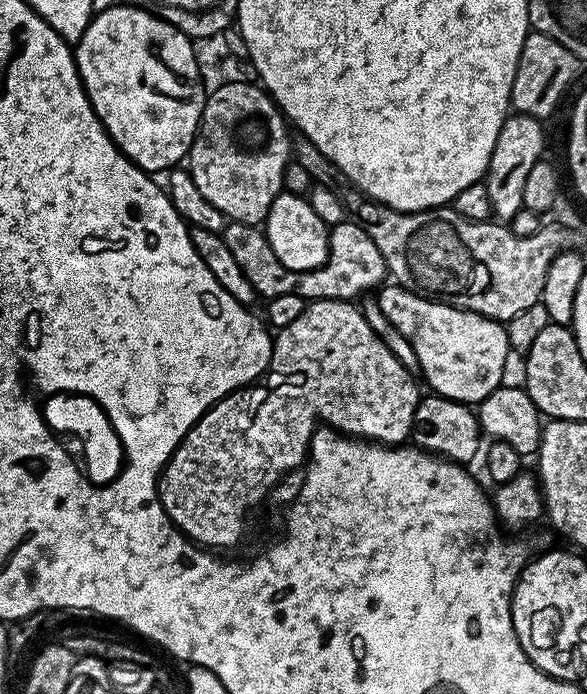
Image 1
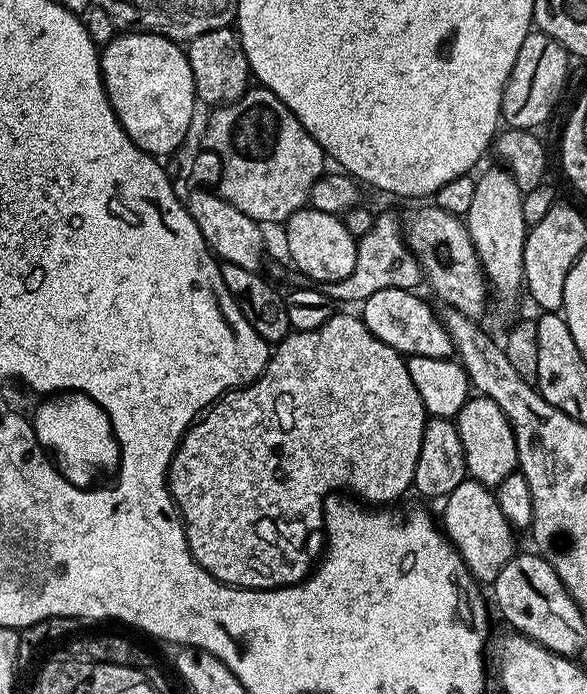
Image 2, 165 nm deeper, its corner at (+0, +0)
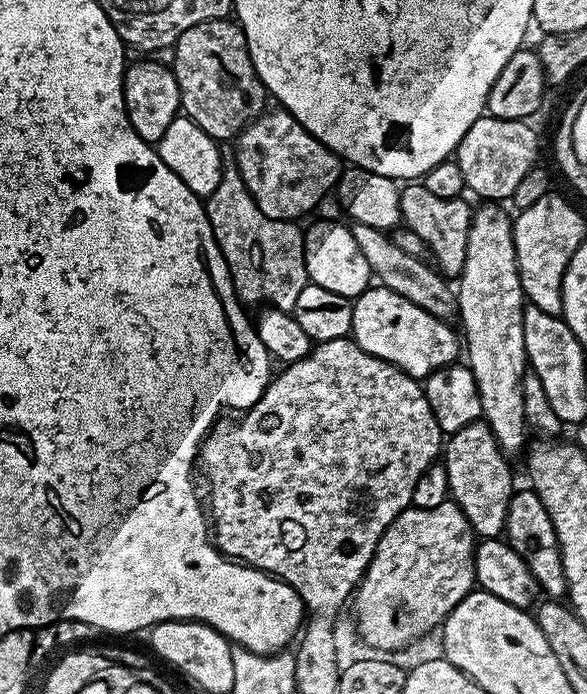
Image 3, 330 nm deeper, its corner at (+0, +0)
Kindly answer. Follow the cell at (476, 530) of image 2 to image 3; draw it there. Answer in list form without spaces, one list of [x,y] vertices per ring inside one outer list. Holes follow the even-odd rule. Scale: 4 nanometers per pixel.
[[[451,498],[444,500],[438,506],[430,506],[429,508],[413,508],[410,506],[402,514],[398,514],[398,518],[394,518],[394,522],[390,522],[390,526],[386,526],[386,534],[382,534],[382,538],[374,550],[374,558],[356,586],[354,593],[354,604],[356,600],[356,628],[360,631],[361,638],[370,647],[377,648],[380,651],[377,653],[392,654],[388,652],[396,652],[399,648],[404,648],[407,644],[414,643],[419,636],[424,636],[427,632],[434,631],[435,628],[437,631],[443,625],[444,619],[454,610],[454,606],[458,606],[458,602],[462,602],[462,598],[466,598],[477,587],[476,571],[474,570],[477,543],[477,537],[473,533],[466,514],[462,514],[460,507]]]

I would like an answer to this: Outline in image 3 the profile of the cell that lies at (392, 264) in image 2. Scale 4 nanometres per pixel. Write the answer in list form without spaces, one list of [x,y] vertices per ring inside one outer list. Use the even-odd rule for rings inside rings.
[[[408,182],[400,188],[400,219],[402,224],[418,234],[429,248],[429,254],[441,276],[445,278],[459,278],[466,266],[466,238],[470,238],[472,225],[473,205],[467,204],[467,199],[455,196],[454,198],[438,198],[426,190],[422,182]]]

